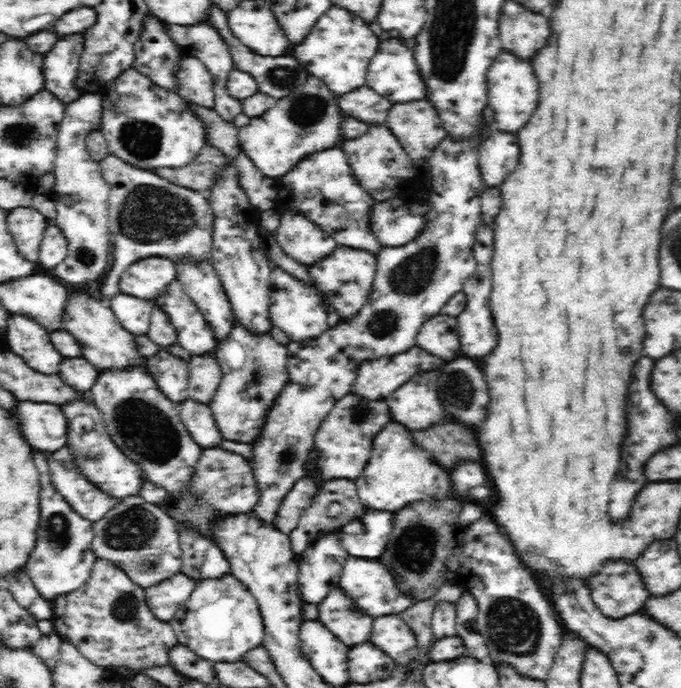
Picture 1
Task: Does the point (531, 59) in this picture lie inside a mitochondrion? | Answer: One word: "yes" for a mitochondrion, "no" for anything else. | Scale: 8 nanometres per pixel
no

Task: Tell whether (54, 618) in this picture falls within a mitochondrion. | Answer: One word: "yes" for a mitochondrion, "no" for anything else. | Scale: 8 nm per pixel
no

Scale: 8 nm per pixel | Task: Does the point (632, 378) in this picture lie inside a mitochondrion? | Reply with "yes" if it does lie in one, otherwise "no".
no

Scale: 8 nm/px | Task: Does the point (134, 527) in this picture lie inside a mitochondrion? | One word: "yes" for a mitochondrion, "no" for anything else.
yes

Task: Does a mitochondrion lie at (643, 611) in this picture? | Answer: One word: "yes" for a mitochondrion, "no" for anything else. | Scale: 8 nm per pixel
no

